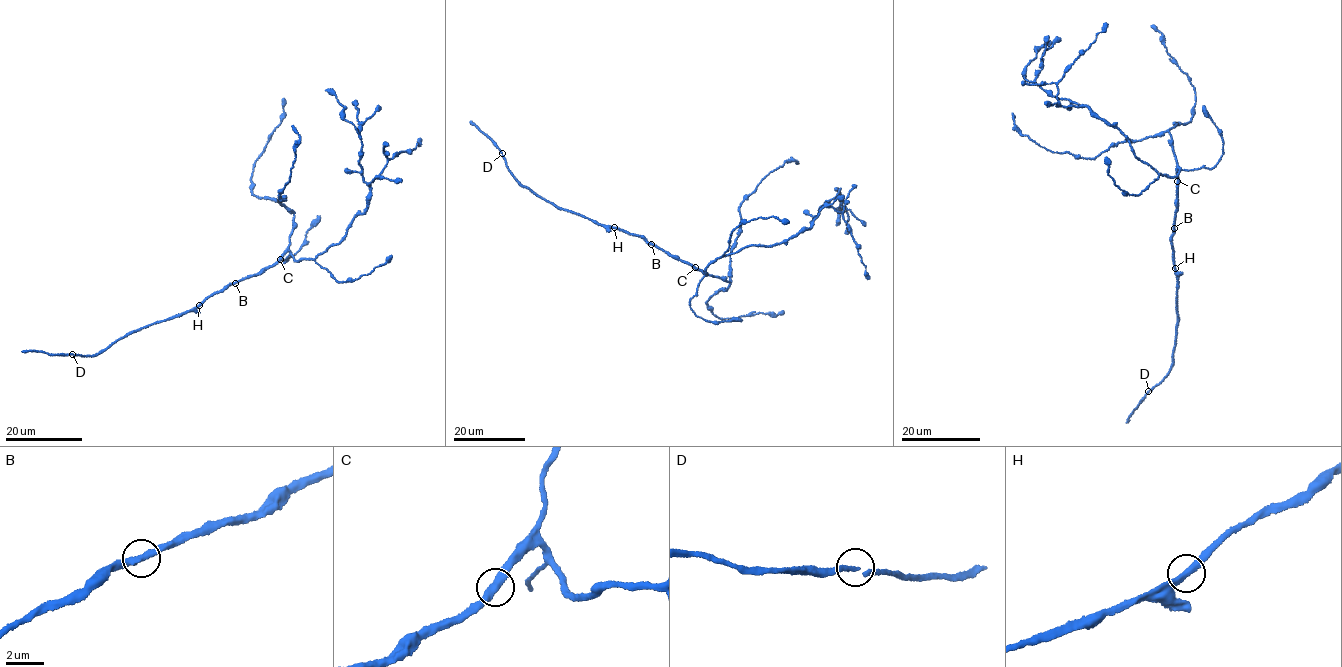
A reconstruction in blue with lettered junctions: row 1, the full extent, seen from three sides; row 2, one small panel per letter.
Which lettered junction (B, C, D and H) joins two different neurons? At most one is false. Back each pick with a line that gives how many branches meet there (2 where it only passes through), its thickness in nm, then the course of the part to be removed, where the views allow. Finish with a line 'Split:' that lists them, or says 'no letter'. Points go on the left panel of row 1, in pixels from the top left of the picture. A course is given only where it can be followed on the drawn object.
Split: no letter

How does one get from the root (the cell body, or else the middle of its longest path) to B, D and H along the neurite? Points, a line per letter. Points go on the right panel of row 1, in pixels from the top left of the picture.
B: (1178, 181), (1174, 228)
D: (1178, 181), (1172, 239), (1179, 319), (1170, 370), (1148, 391)
H: (1178, 181), (1172, 239), (1175, 268)

